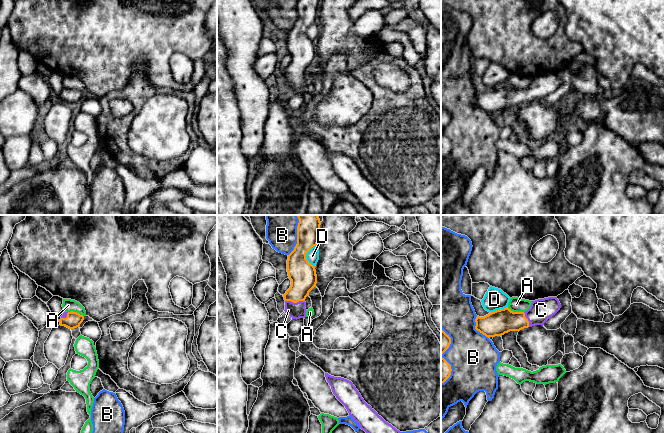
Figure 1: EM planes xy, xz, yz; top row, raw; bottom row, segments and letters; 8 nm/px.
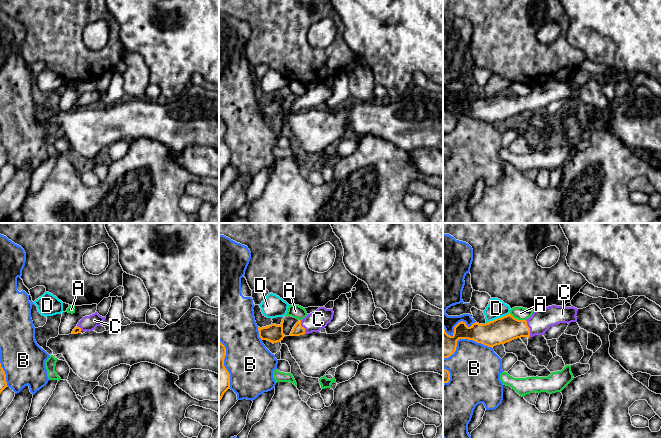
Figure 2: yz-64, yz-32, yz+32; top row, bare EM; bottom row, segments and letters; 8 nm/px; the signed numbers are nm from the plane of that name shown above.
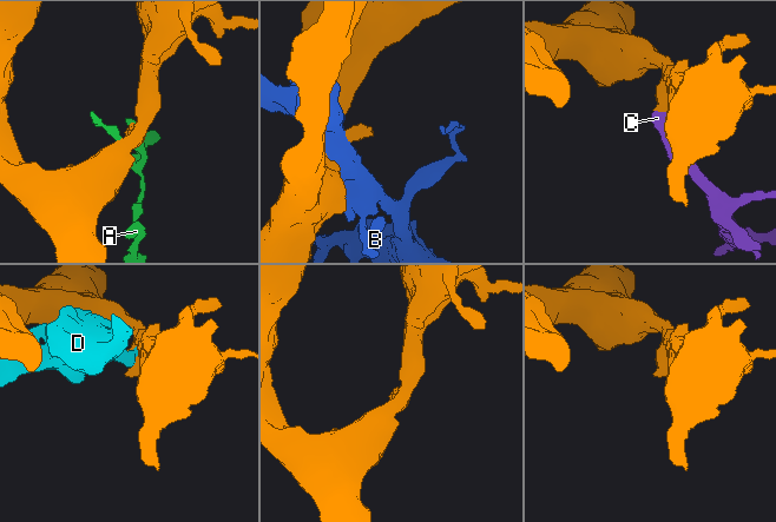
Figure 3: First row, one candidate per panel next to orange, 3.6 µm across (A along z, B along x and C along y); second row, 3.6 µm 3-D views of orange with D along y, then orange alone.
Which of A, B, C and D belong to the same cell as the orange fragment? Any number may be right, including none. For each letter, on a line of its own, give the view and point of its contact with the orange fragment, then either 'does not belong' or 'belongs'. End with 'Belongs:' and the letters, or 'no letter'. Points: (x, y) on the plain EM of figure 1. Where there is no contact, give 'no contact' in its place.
A: meets orange in yz at (515, 88); does not belong
B: meets orange in xz at (297, 16); does not belong
C: meets orange in xz at (295, 78); belongs
D: meets orange in xz at (305, 31); does not belong
Belongs: C

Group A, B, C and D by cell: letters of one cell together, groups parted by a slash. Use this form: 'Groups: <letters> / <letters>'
Groups: A / B / C / D

